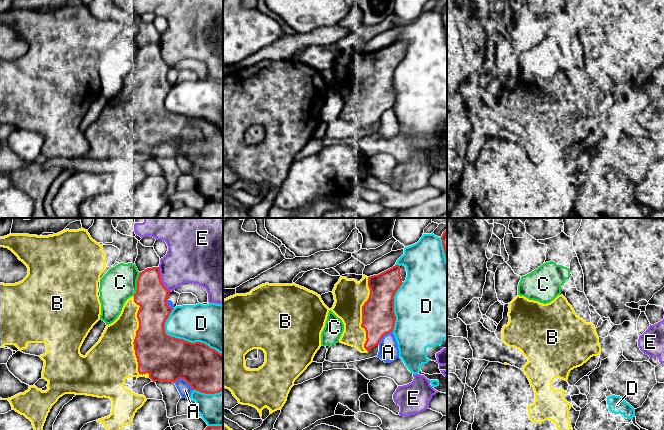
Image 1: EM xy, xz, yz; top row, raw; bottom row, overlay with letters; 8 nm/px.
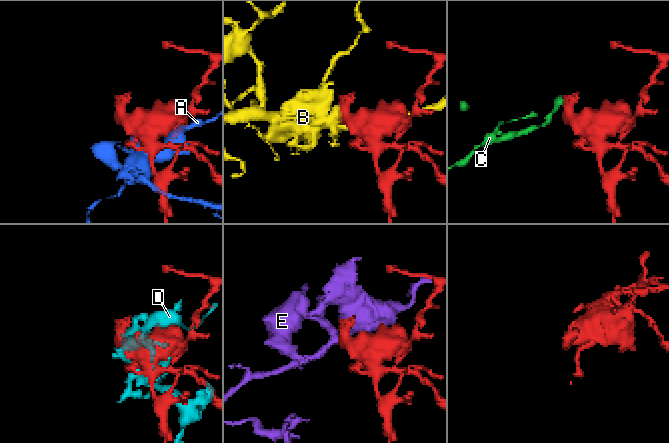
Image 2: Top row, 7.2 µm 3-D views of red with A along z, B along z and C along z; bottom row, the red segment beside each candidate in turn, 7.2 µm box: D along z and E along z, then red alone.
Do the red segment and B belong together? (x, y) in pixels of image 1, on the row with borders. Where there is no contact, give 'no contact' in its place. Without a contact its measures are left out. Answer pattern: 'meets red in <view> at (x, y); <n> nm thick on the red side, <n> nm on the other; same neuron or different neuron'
meets red in xy at (134, 340); 360 nm thick on the red side, 380 nm on the other; same neuron

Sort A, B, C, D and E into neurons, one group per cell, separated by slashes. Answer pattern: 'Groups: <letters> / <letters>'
Groups: A / B / C / D / E

